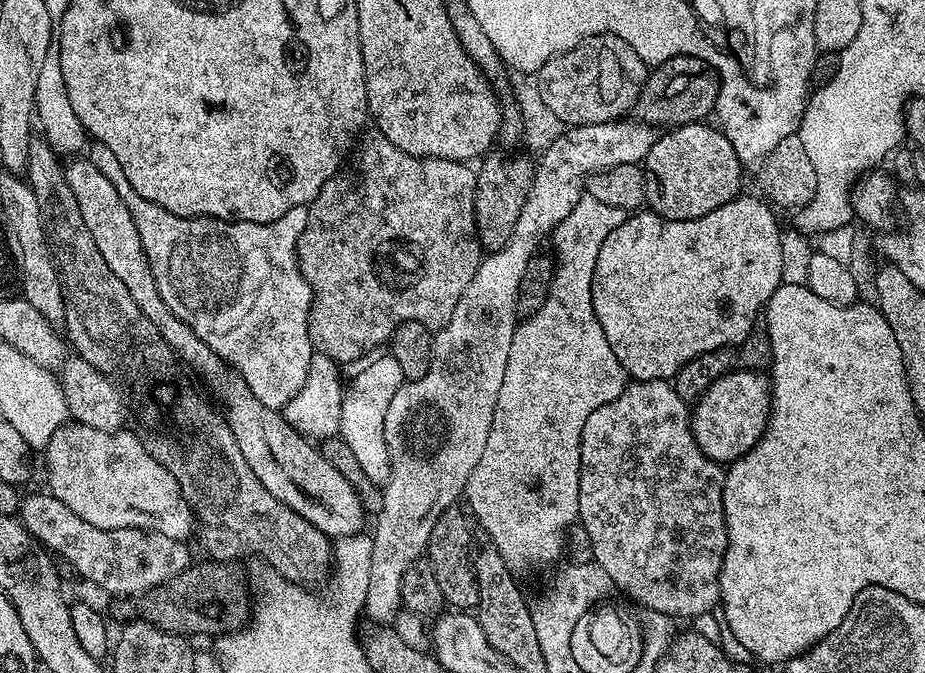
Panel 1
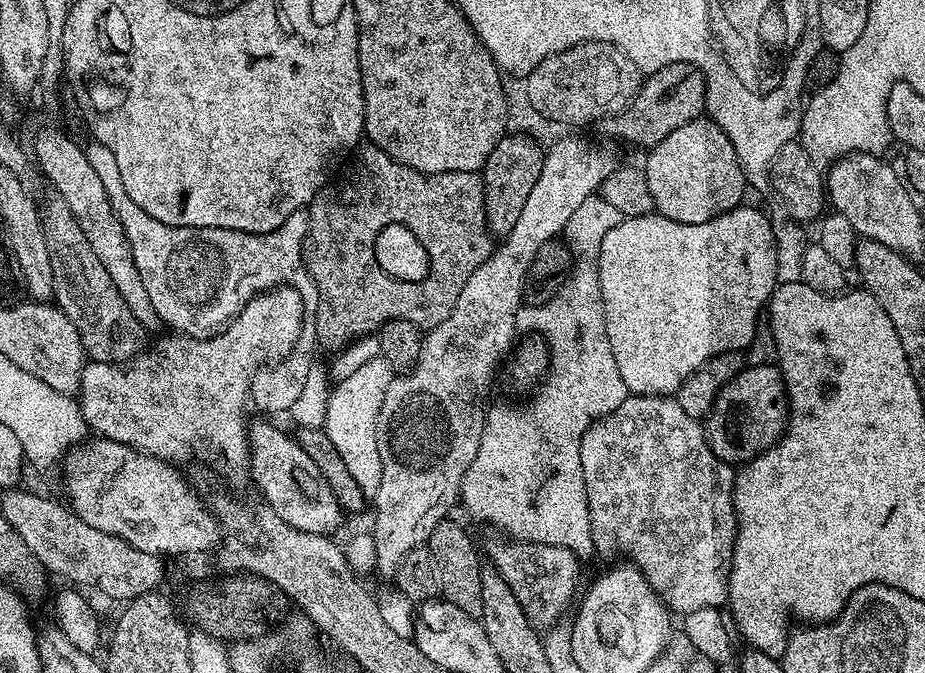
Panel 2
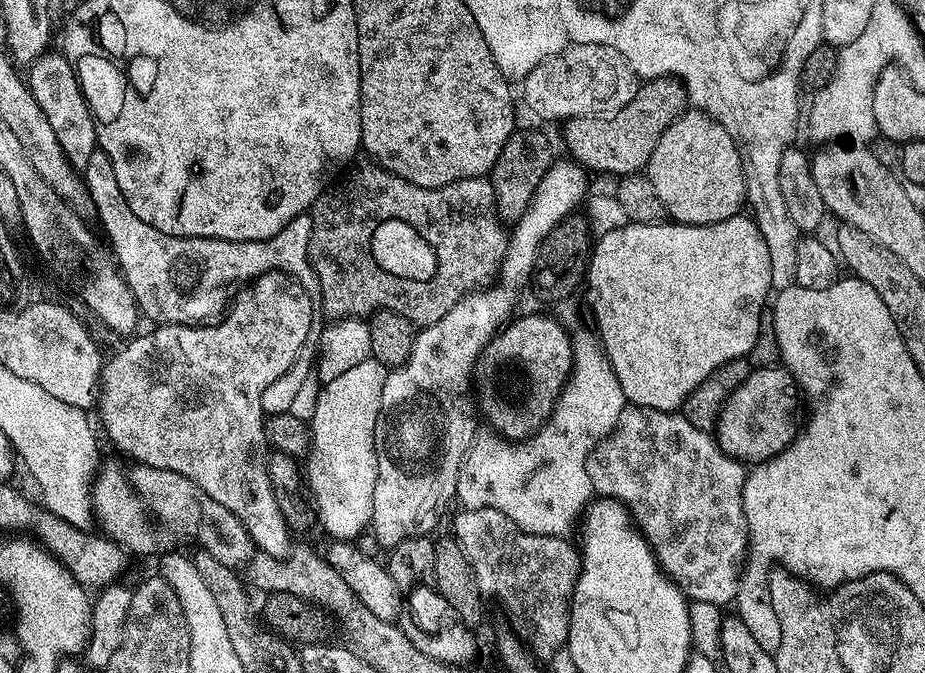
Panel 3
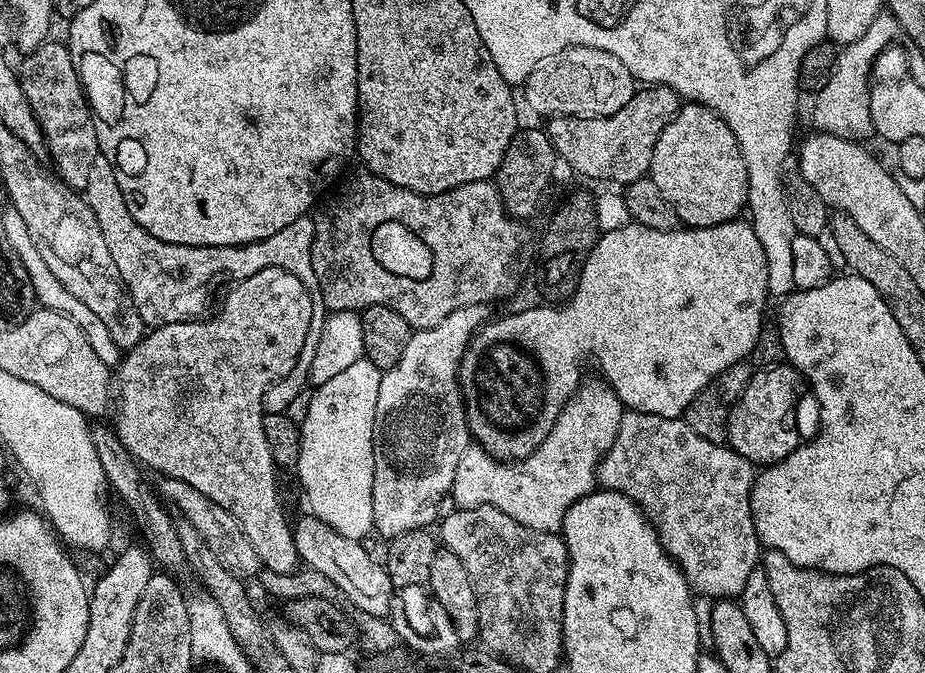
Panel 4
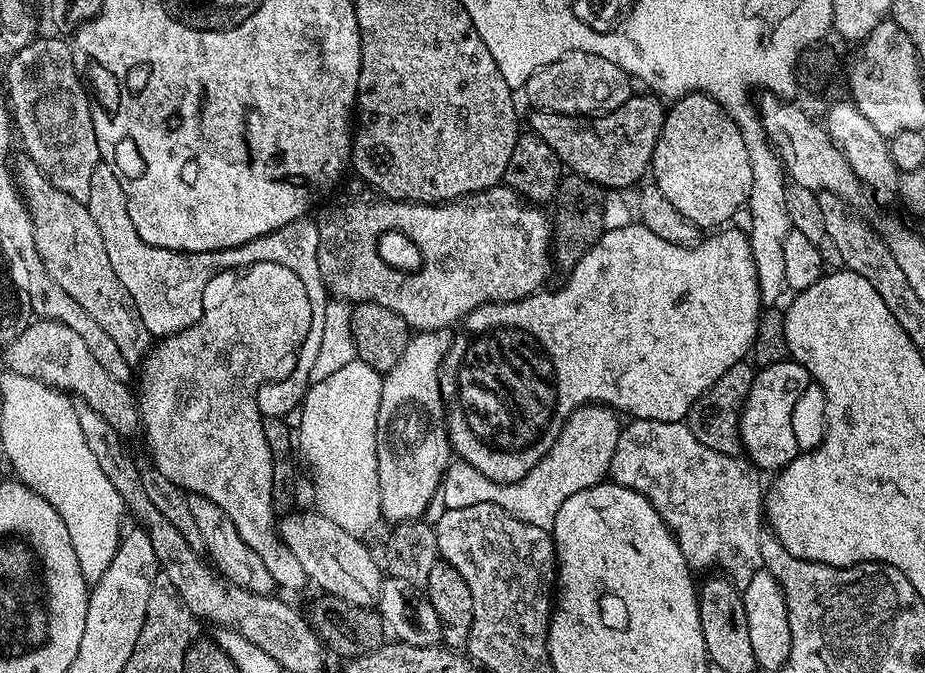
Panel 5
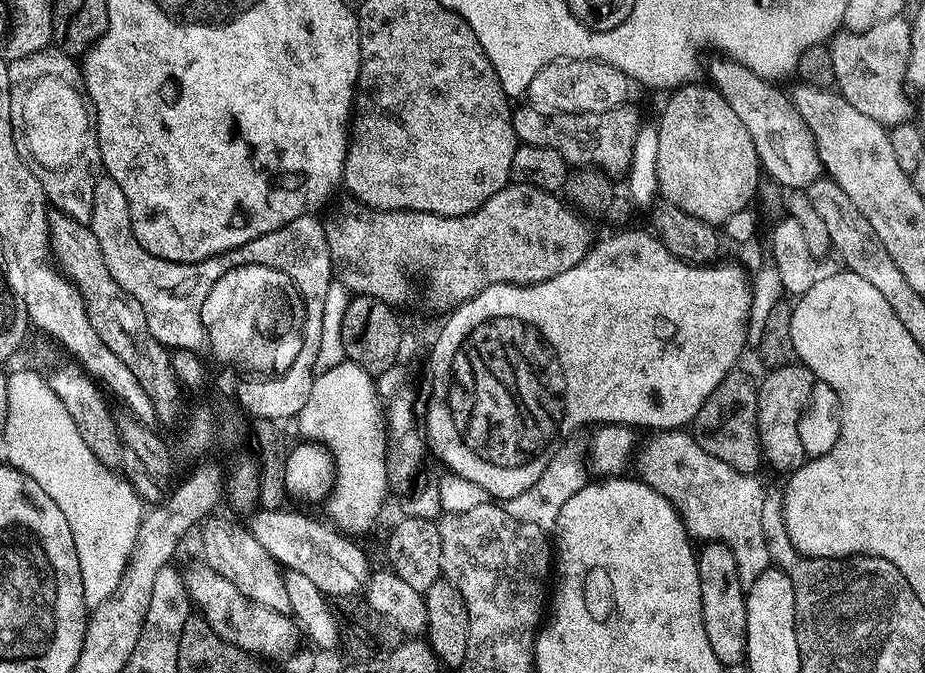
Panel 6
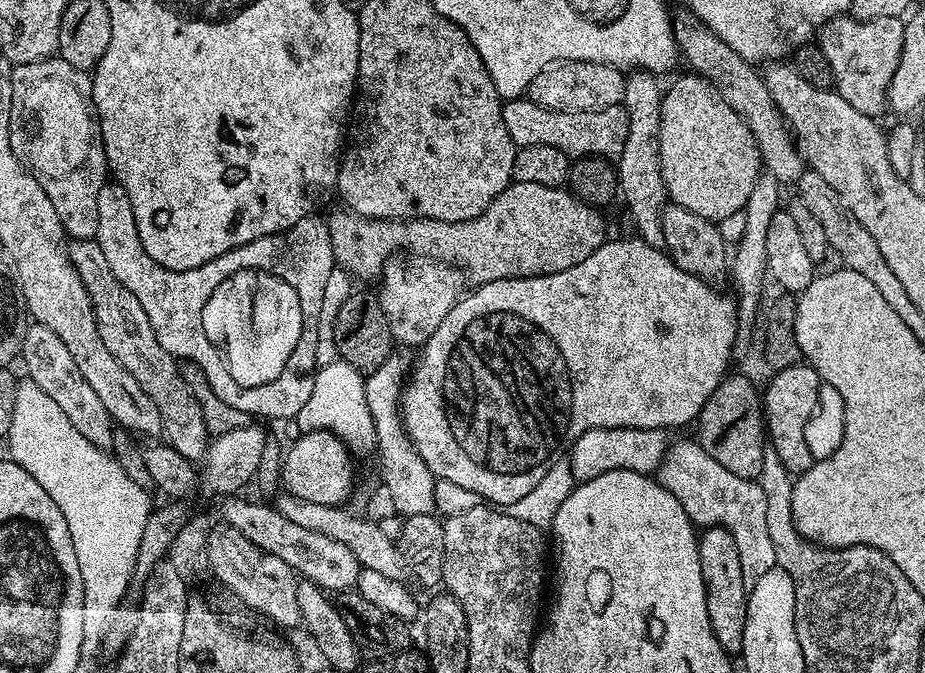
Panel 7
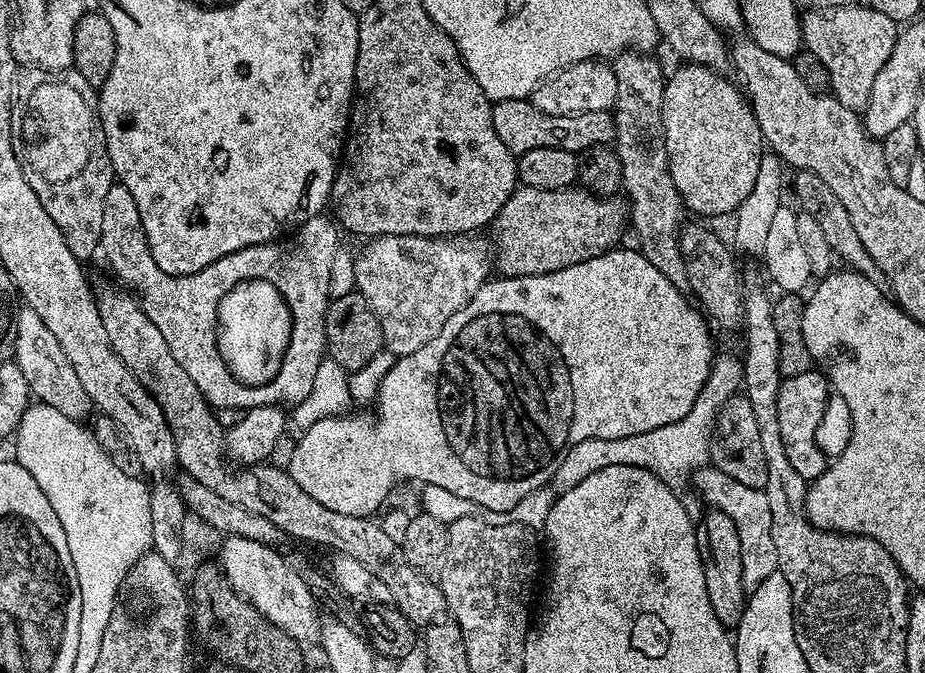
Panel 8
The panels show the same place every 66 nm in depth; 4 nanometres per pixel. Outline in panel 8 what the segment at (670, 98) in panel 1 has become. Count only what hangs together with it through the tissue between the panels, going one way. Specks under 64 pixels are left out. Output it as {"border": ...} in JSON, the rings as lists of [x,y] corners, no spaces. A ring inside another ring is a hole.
{"border":[[[531,99],[498,100],[492,105],[492,125],[498,138],[513,156],[519,158],[526,150],[538,150],[538,146],[554,146],[554,150],[570,150],[582,154],[588,148],[608,146],[616,138],[616,117],[611,111],[590,114],[542,114]]]}

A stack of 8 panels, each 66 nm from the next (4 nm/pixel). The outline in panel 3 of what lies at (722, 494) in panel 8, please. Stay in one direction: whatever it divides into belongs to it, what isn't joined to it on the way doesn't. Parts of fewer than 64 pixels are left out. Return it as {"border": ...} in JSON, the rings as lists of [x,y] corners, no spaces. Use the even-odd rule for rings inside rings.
{"border":[[[625,406],[614,430],[609,436],[604,437],[596,445],[594,451],[588,455],[588,473],[592,483],[592,491],[597,497],[616,500],[628,509],[632,517],[633,525],[638,529],[641,536],[648,541],[649,547],[660,564],[660,571],[673,580],[680,587],[681,592],[689,601],[697,600],[700,604],[728,604],[731,605],[736,598],[736,591],[740,585],[740,574],[746,563],[748,550],[748,527],[746,526],[746,514],[742,510],[742,490],[746,475],[745,465],[739,460],[730,458],[717,446],[715,439],[709,433],[698,430],[698,426],[690,426],[686,418],[679,411],[663,412],[653,408],[637,408]]]}

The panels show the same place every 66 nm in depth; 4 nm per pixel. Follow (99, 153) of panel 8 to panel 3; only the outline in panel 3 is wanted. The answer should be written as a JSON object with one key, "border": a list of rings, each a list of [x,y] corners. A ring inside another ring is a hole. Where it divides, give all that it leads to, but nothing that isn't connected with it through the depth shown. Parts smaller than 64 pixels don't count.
{"border":[[[49,50],[32,63],[27,72],[27,86],[46,114],[46,119],[61,143],[62,150],[65,151],[73,167],[83,170],[86,162],[90,162],[90,154],[98,151],[98,145],[96,123],[80,89],[80,80],[76,76],[75,67],[59,51]]]}

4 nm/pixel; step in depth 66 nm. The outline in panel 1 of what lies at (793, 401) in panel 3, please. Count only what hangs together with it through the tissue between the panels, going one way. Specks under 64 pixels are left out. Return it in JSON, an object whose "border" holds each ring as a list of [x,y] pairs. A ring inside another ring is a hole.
{"border":[[[733,370],[726,373],[690,408],[694,442],[721,466],[727,466],[744,456],[762,438],[772,413],[772,390],[764,372]]]}

